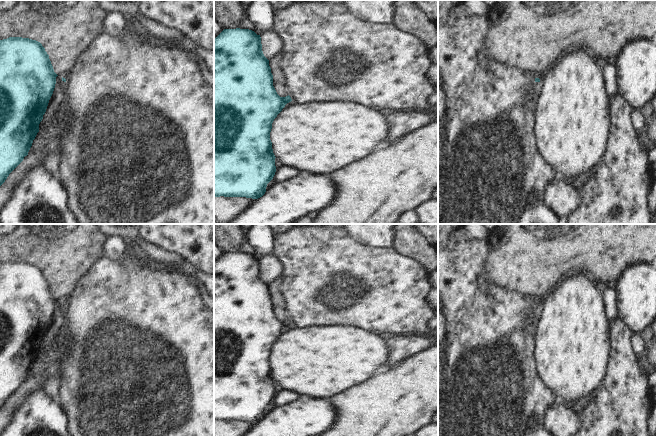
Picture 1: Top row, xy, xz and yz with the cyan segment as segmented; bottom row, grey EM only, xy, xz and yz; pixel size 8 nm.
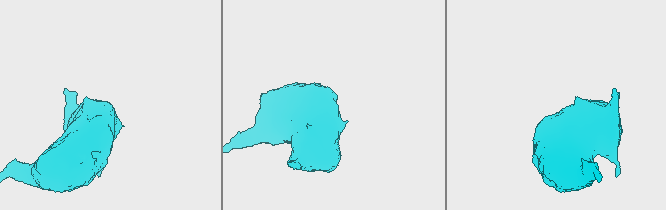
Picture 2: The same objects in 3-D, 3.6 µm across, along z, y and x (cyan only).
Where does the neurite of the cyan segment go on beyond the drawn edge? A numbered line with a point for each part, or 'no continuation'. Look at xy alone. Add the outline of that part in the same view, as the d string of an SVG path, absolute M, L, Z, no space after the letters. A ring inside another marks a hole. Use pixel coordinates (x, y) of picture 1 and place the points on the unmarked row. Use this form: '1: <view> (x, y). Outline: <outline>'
no continuation.

